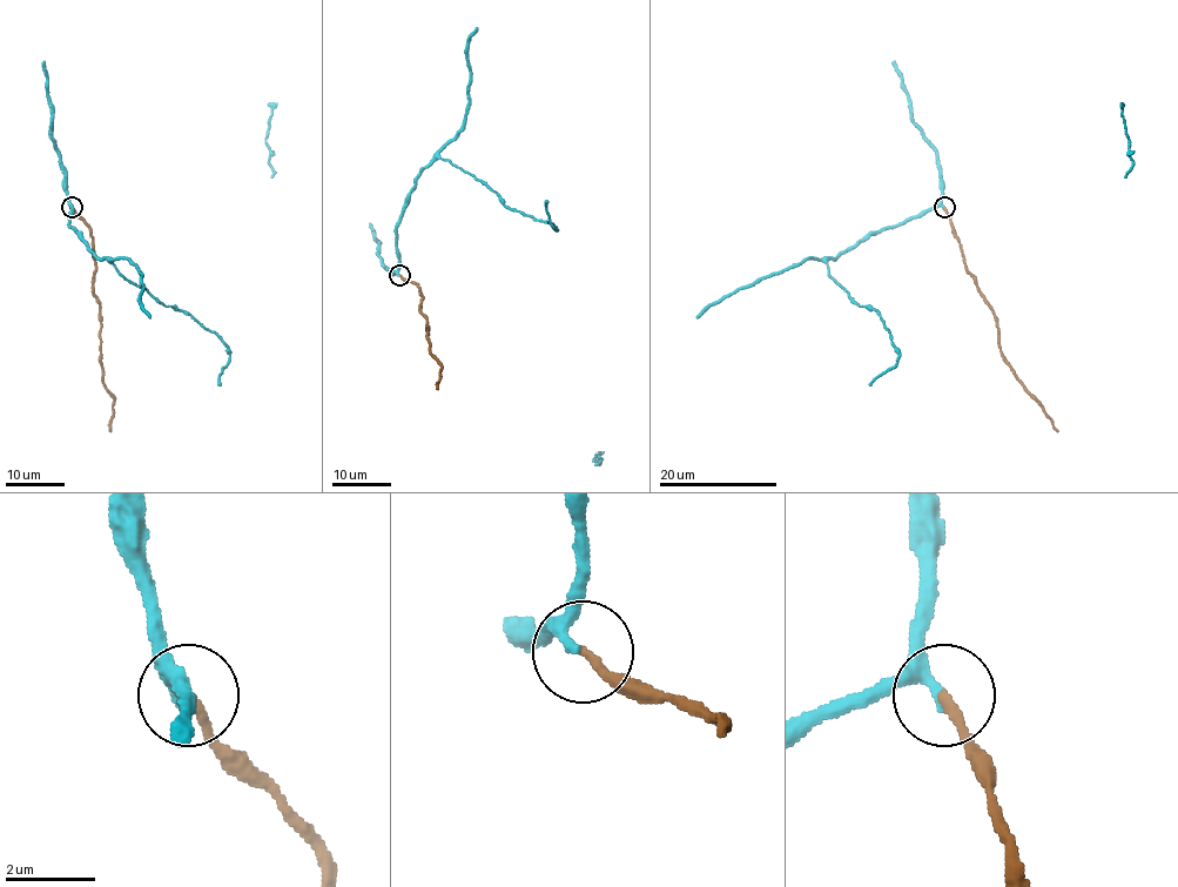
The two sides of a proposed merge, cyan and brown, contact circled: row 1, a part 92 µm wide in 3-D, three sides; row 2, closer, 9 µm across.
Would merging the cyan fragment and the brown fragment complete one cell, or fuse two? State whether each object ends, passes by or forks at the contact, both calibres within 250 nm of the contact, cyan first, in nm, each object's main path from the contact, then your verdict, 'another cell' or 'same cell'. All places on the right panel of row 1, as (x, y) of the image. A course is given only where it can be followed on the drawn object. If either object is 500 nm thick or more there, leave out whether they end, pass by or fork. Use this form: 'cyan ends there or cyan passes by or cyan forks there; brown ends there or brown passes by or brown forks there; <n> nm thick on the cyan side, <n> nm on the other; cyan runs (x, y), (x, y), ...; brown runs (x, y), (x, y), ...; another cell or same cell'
cyan passes by; brown ends there; 200 nm thick on the cyan side, 200 nm on the other; cyan runs (943, 207), (866, 235), (826, 263), (828, 273), (859, 306), (877, 313), (899, 354), (899, 361), (869, 384); brown runs (943, 207), (966, 270), (996, 322), (1001, 355), (1057, 431); same cell

